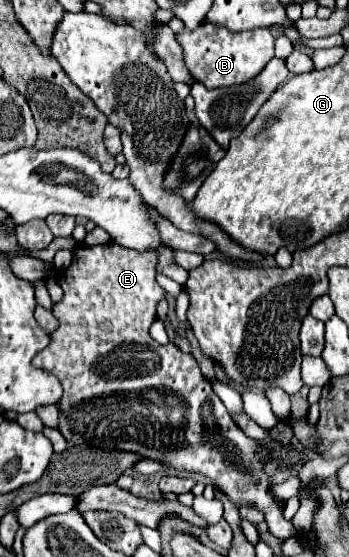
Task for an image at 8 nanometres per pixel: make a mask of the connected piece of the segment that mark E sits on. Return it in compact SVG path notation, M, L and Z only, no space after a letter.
M115 242L99 246L79 244L73 250L71 266L57 274L63 298L53 304L51 310L59 318L59 326L51 334L49 346L33 358L33 366L57 376L63 386L63 396L57 402L59 432L71 444L133 452L145 460L157 460L167 468L197 472L237 506L253 502L253 506L263 512L269 532L279 540L287 540L295 534L295 528L285 520L285 508L271 494L269 474L265 472L269 448L245 436L243 430L235 426L191 354L181 352L173 344L161 346L149 338L149 326L155 320L155 304L165 294L155 280L155 262L155 254L135 252Z

